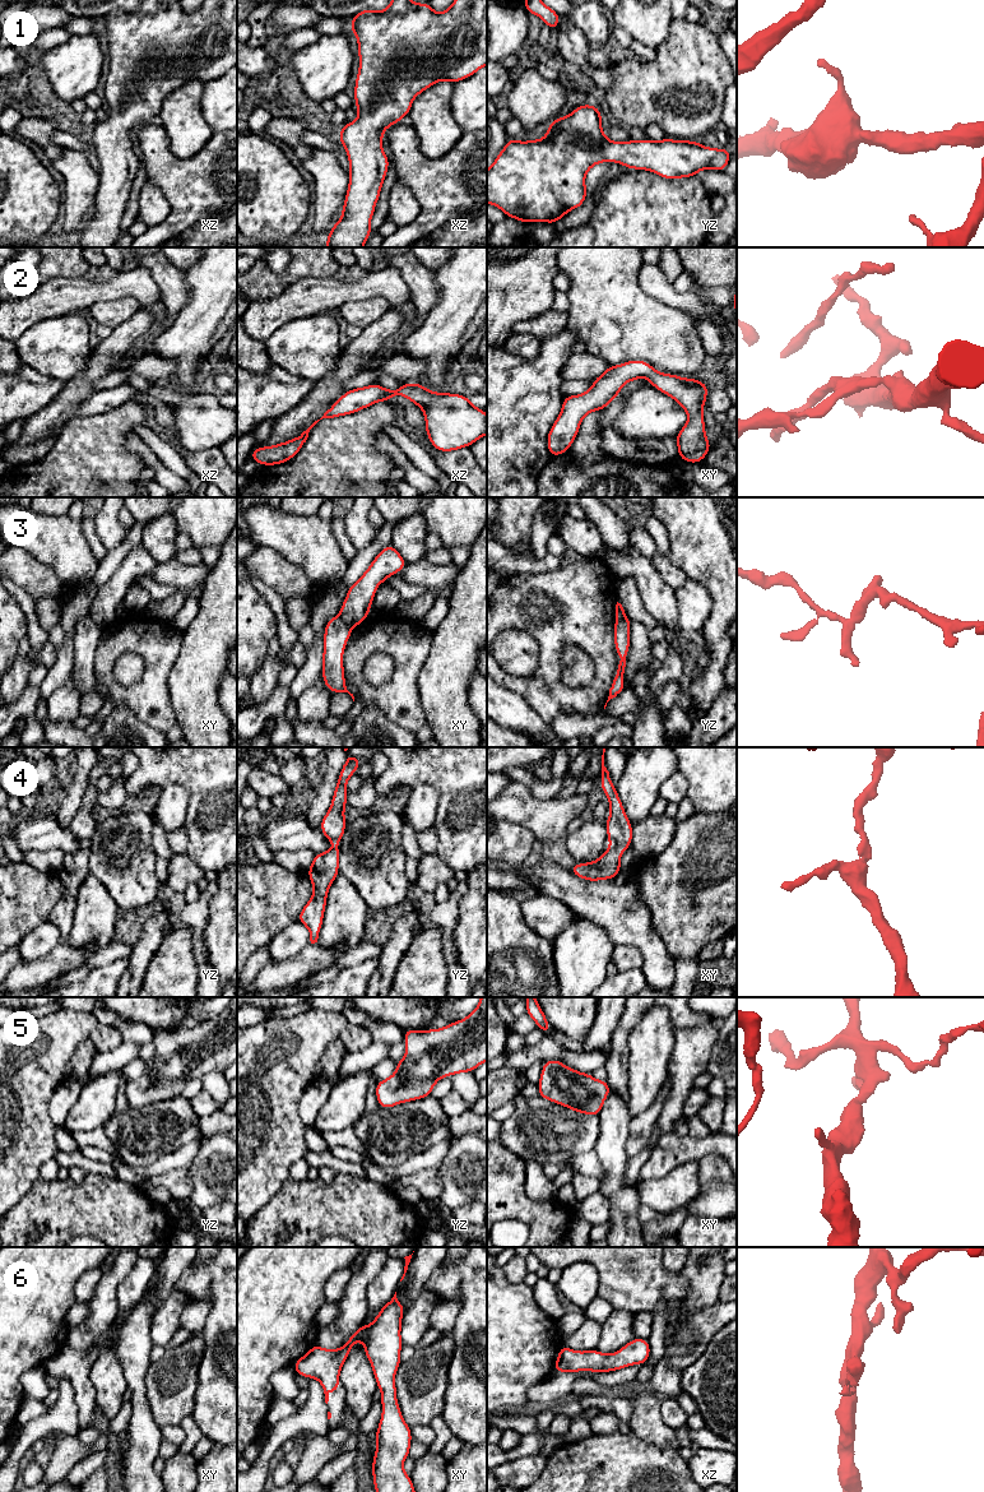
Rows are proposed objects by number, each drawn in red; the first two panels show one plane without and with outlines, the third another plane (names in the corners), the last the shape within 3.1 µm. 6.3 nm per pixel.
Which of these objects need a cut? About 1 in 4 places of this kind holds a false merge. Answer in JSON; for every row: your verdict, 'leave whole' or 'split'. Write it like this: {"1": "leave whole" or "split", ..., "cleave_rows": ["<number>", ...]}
{"1": "leave whole", "2": "leave whole", "3": "split", "4": "leave whole", "5": "leave whole", "6": "leave whole", "cleave_rows": ["3"]}

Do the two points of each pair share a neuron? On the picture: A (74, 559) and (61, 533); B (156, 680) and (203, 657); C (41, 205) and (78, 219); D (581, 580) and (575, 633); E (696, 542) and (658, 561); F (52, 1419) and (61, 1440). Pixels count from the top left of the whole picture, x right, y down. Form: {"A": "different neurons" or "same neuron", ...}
{"A": "same neuron", "B": "different neurons", "C": "different neurons", "D": "same neuron", "E": "different neurons", "F": "different neurons"}

